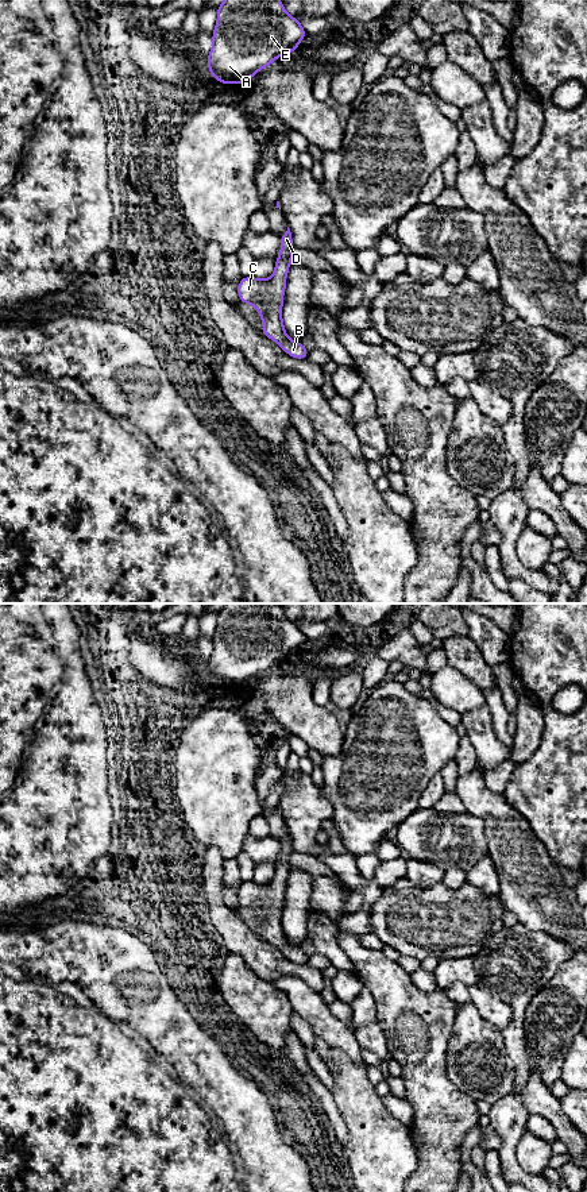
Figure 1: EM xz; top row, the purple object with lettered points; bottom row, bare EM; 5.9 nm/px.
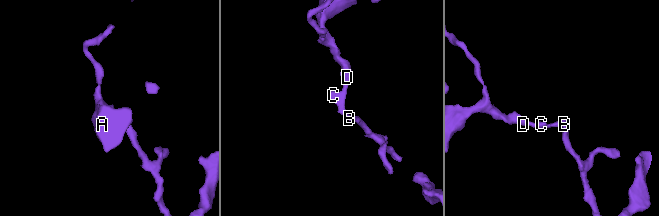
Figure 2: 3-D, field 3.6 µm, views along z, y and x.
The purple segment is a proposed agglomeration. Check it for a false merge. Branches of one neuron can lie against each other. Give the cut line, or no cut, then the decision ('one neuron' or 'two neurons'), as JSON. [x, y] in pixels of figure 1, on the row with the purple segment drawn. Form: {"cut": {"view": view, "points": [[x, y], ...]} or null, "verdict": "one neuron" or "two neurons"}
{"cut": null, "verdict": "one neuron"}

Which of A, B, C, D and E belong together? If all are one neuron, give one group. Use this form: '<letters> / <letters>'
A B C D E

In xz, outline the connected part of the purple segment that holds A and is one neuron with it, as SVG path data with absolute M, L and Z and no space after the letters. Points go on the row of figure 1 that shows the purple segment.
M224 0L217 7L213 47L206 55L208 69L221 84L247 82L281 55L297 50L306 35L300 20L287 15L281 0Z

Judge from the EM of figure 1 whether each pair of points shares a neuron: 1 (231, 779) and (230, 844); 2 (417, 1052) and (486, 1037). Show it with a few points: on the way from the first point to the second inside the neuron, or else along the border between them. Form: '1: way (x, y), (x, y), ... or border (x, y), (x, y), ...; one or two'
1: way (230, 795), (230, 828); one
2: border (456, 1014), (447, 1050), (448, 1077); two

